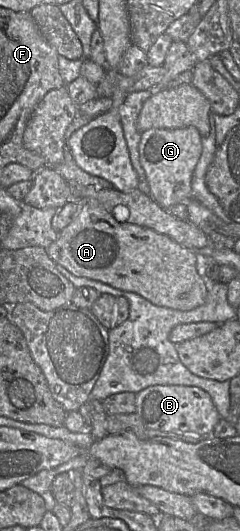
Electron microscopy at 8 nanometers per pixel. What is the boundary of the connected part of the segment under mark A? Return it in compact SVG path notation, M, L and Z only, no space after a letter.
M87 201L78 217L59 233L58 239L47 249L50 258L73 275L108 284L116 289L133 292L156 306L180 311L190 311L207 299L204 279L197 270L197 254L183 247L172 238L129 222L119 222L95 201Z

